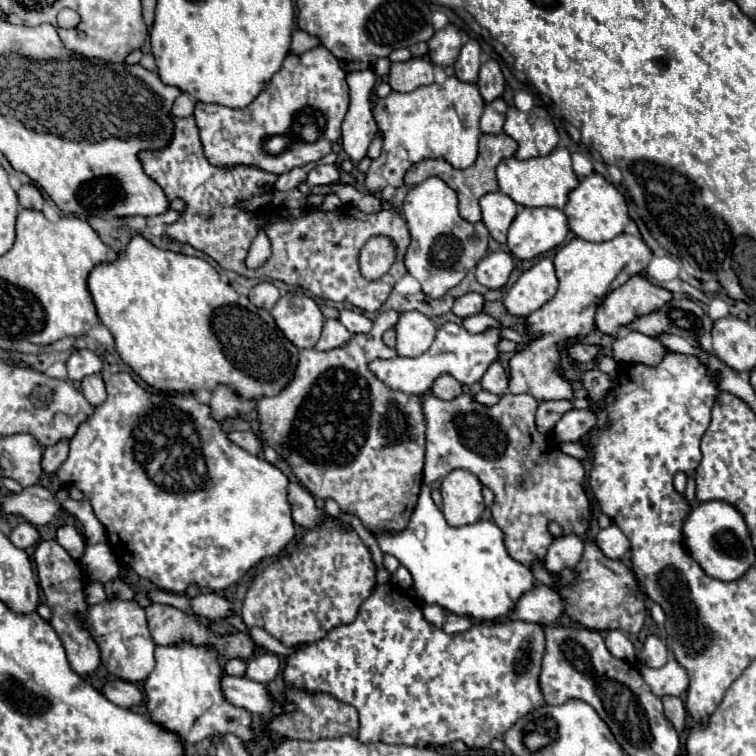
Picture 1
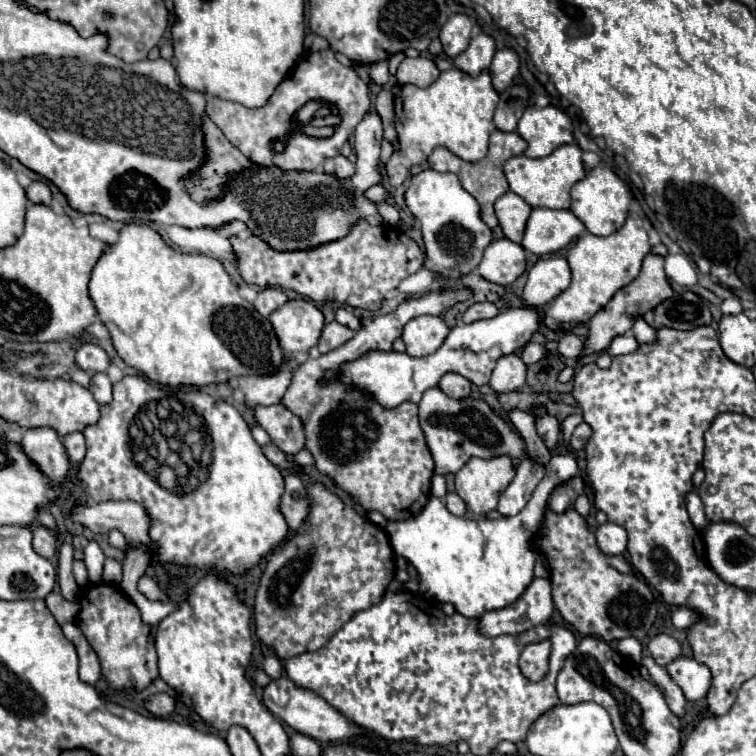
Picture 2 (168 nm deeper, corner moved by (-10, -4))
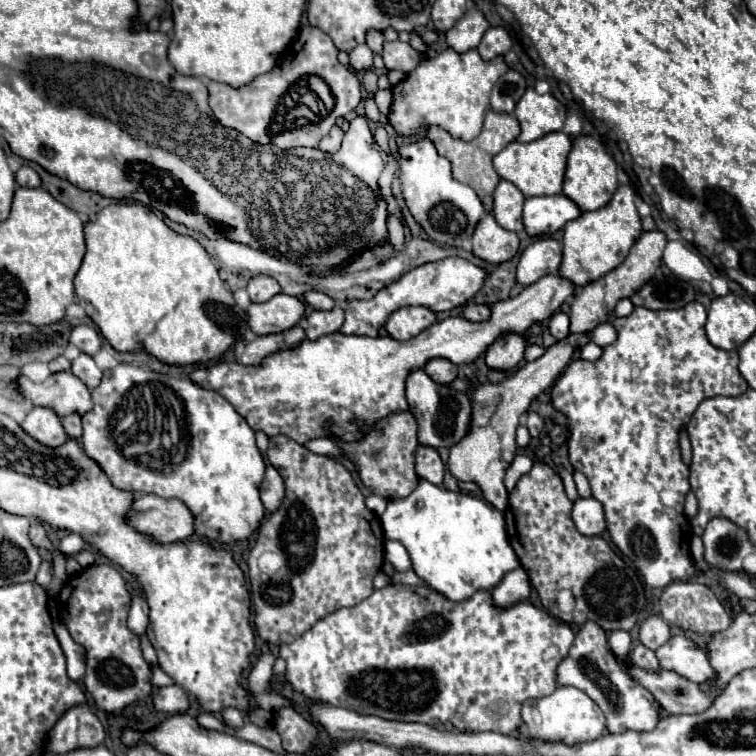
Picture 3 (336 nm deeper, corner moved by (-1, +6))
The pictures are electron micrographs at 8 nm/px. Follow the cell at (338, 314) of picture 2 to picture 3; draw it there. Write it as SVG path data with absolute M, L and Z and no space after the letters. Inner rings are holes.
M311 290L311 292L305 294L305 300L307 300L315 310L333 310L333 308L335 308L335 300L329 298L325 292Z

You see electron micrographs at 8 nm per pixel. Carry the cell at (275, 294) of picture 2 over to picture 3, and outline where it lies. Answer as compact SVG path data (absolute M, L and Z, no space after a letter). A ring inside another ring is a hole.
M253 276L247 284L247 292L251 302L267 302L269 298L281 292L281 286L271 276Z

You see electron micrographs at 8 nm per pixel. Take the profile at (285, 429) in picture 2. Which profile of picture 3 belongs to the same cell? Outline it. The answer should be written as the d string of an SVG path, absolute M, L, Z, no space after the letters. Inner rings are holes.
M549 274L523 288L521 294L491 304L489 322L469 322L463 316L449 316L407 342L391 336L369 338L335 332L315 342L303 340L299 348L277 352L265 358L261 366L217 362L209 368L195 370L189 378L201 388L219 392L253 430L263 430L267 436L283 434L299 444L329 434L337 434L343 440L357 440L361 438L361 424L373 424L393 412L407 410L405 378L415 370L423 370L431 358L473 364L485 354L497 334L505 334L505 330L523 334L531 324L551 318L573 294L575 288L571 282ZM353 418L357 424L351 422ZM325 420L331 420L331 426L325 426Z

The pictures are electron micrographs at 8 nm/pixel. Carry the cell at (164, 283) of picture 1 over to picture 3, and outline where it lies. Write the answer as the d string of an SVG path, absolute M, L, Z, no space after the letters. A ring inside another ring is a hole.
M111 204L103 208L97 214L97 220L85 224L85 242L87 242L87 252L83 258L83 264L75 276L75 294L79 298L79 304L85 308L87 316L97 324L101 334L107 338L107 342L119 350L119 352L141 352L145 350L149 356L157 358L163 364L171 366L193 366L193 364L209 364L217 358L221 358L229 348L235 346L237 340L243 338L243 330L247 330L247 316L237 314L235 310L235 298L231 290L225 288L225 282L219 278L219 270L213 264L211 256L205 252L205 248L193 240L191 236L181 236L175 234L153 210L141 204Z

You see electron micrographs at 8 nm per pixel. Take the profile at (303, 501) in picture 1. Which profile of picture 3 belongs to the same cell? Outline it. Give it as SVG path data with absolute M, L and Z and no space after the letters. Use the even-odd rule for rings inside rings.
M267 466L267 472L265 472L263 484L261 484L263 506L269 512L273 512L273 510L277 510L277 506L281 506L281 498L285 498L285 482L273 466Z

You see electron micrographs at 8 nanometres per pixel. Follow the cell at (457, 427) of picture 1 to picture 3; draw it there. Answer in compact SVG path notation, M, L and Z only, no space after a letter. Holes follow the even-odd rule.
M415 370L409 374L407 402L409 402L409 412L417 418L417 426L419 426L417 438L419 438L421 446L431 446L435 450L451 448L457 442L461 442L465 438L465 434L469 432L473 408L471 408L467 394L433 382L423 370Z

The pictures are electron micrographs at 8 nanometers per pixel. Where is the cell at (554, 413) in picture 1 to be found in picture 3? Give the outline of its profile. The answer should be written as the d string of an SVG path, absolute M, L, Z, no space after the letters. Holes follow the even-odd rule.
M535 412L527 414L527 428L531 432L531 436L539 436L543 432L543 418Z

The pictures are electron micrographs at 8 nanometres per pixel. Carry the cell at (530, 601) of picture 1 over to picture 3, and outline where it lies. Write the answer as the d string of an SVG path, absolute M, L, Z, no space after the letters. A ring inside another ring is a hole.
M523 568L511 570L493 588L493 602L497 606L513 606L513 602L523 602L531 596L531 578Z

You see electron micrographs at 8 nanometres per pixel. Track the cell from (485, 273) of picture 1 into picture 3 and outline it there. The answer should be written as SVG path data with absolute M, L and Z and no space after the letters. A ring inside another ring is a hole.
M487 214L475 228L473 254L489 264L501 264L511 260L519 250L519 238L515 232L501 228L491 214Z

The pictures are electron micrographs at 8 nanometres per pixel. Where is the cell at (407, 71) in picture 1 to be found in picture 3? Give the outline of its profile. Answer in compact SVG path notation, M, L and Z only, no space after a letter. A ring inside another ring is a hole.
M395 40L395 42L385 42L383 60L385 60L387 70L401 70L401 72L409 74L411 70L417 68L421 56L407 42Z

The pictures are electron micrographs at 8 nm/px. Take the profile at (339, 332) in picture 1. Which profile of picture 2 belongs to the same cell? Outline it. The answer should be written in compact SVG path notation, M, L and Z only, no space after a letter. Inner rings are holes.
M330 322L324 326L320 340L318 340L318 350L320 354L326 354L338 346L342 346L346 340L350 340L354 336L354 330L338 324L338 322Z

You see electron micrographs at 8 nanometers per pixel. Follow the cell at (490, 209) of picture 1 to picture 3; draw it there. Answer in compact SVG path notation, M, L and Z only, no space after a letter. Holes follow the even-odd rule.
M501 180L493 192L493 216L499 226L521 232L523 230L522 211L525 196L519 188L507 180Z

